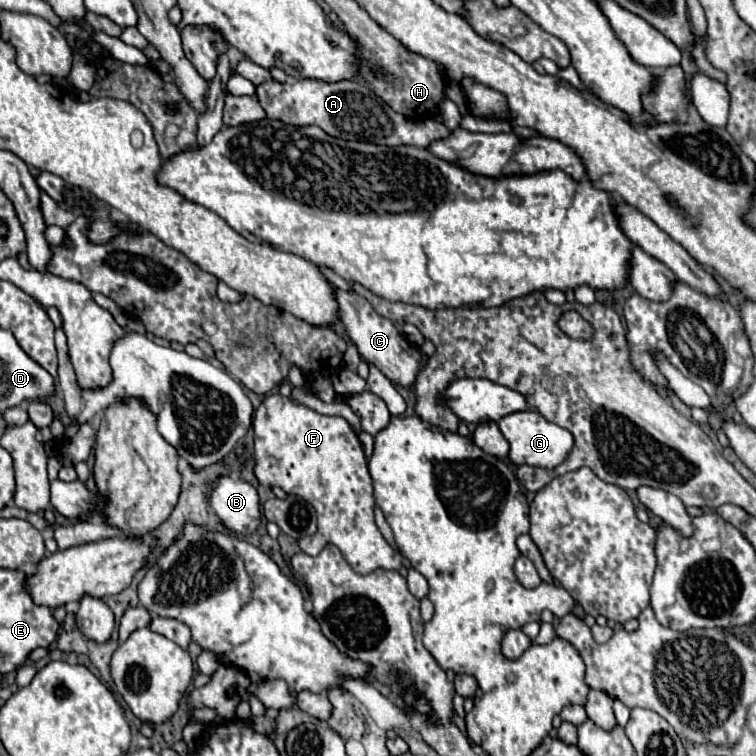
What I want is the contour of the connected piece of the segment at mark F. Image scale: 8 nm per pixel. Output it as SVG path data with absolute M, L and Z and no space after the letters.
M272 394L266 396L264 402L256 408L252 428L254 428L254 458L256 458L254 474L258 482L264 488L278 486L288 494L304 498L314 506L318 514L318 532L312 538L300 540L300 548L306 554L316 556L326 544L334 544L340 548L342 556L358 574L368 574L376 568L386 568L386 570L402 568L402 556L384 540L382 532L374 522L376 500L374 500L374 486L370 482L368 462L364 458L364 450L356 432L350 428L350 424L344 418L322 416L310 410L308 406L298 404L286 396Z

